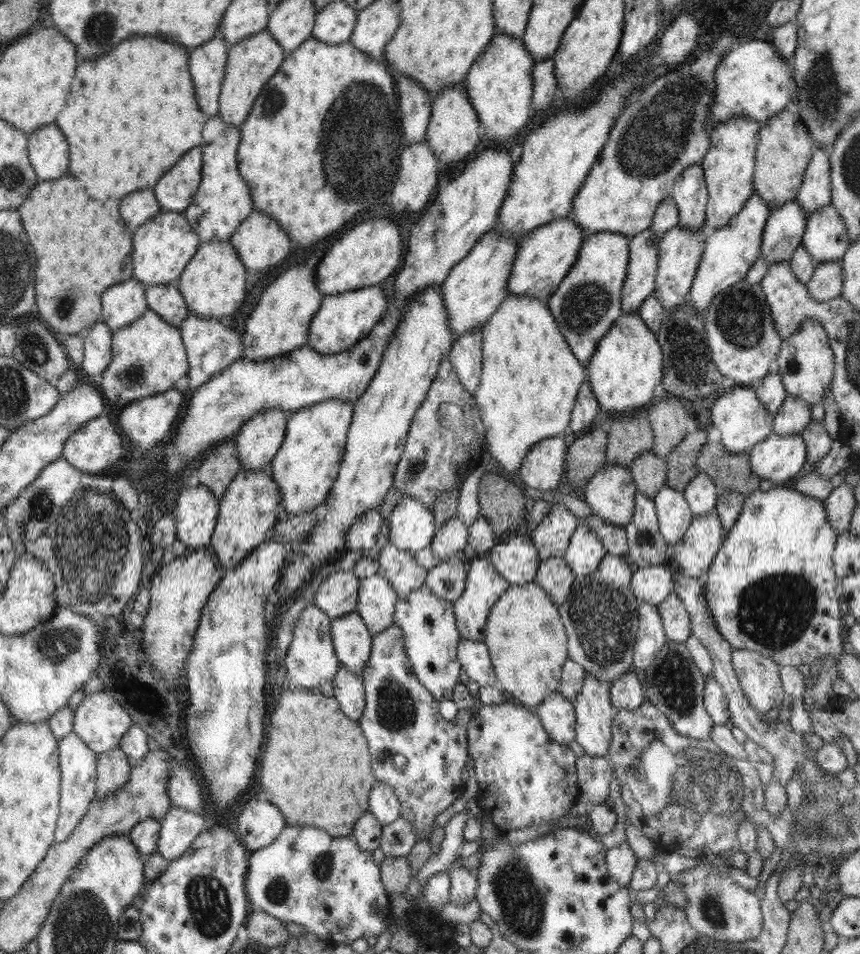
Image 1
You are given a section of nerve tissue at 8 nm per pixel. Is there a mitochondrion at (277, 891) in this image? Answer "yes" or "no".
yes

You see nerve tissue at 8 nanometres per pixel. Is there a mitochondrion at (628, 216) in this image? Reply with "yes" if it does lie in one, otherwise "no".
no

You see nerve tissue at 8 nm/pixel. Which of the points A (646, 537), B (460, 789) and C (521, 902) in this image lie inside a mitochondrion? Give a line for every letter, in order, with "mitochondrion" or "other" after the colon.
A: other
B: other
C: mitochondrion

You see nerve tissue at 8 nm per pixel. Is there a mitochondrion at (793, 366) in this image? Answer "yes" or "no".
yes

